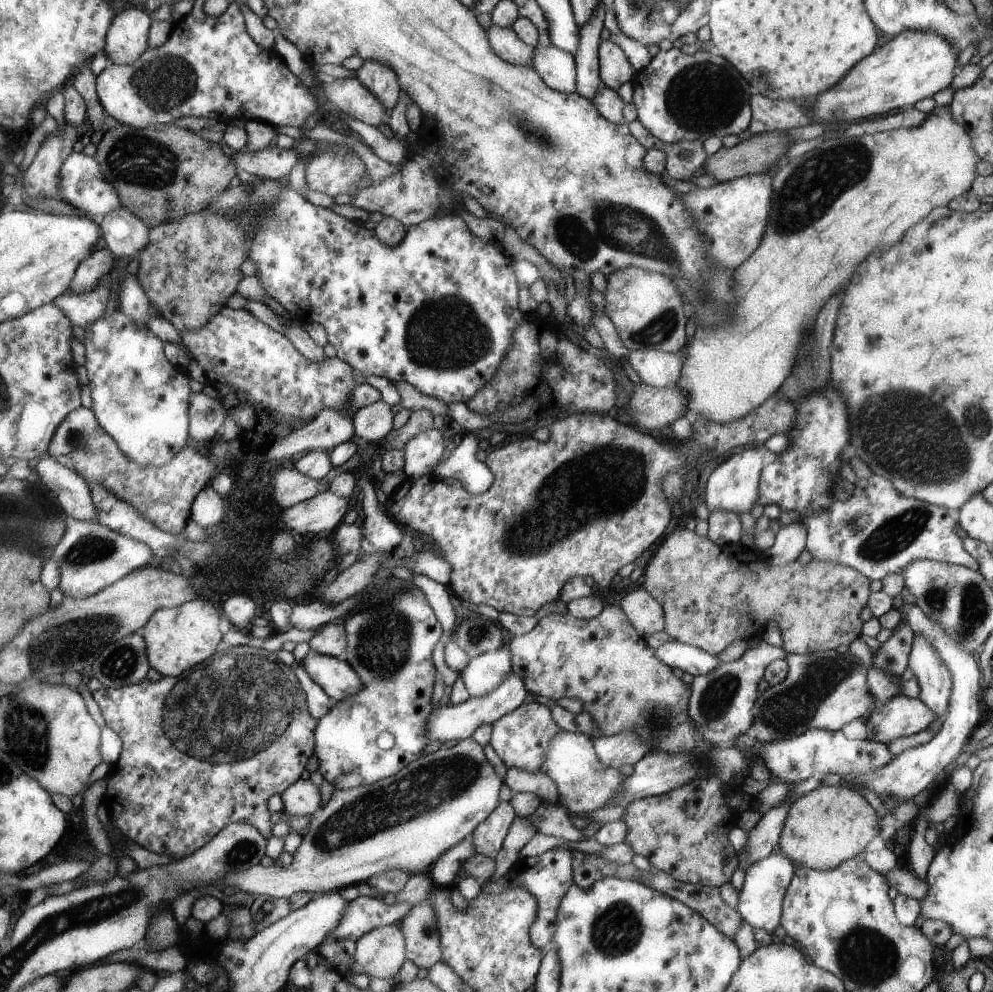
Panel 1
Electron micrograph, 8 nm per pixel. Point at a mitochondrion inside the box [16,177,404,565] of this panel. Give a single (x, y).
(78, 441)

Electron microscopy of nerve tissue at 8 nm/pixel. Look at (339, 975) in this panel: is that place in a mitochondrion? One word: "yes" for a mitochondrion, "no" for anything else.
no

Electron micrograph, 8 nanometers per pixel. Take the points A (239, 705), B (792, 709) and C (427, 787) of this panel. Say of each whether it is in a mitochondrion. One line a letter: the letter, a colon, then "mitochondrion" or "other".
A: mitochondrion
B: mitochondrion
C: mitochondrion

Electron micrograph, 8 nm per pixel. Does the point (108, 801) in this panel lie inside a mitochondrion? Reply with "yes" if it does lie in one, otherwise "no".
no

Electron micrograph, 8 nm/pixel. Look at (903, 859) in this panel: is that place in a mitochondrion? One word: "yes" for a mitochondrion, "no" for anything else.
no

